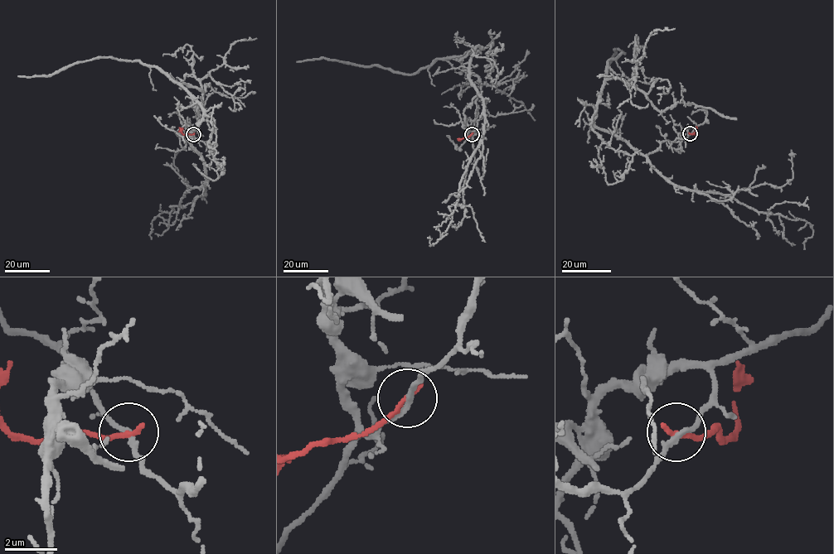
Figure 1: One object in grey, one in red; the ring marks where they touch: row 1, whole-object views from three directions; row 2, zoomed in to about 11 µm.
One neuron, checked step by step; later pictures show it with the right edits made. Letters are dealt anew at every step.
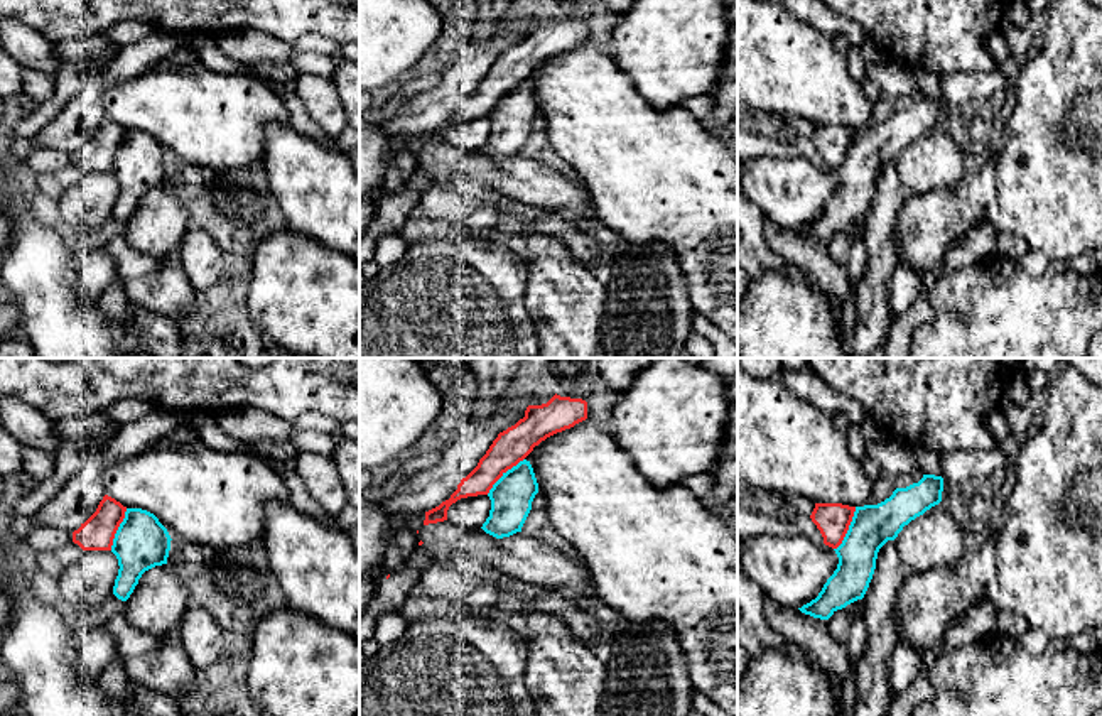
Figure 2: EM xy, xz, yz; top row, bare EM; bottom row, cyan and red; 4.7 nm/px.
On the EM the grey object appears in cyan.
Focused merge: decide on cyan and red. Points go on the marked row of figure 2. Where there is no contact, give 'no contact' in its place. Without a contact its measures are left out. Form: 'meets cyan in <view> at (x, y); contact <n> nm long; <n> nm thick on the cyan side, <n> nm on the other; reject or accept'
meets cyan in yz at (849, 529); contact 240 nm long; 200 nm thick on the cyan side, 160 nm on the other; reject

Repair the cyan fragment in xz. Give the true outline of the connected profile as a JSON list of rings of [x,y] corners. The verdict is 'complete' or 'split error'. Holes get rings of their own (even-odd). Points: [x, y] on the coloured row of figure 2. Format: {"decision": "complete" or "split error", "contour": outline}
{"decision": "complete", "contour": [[[523,459],[503,473],[489,490],[491,510],[481,529],[496,539],[521,532],[537,493],[533,468],[530,461]]]}

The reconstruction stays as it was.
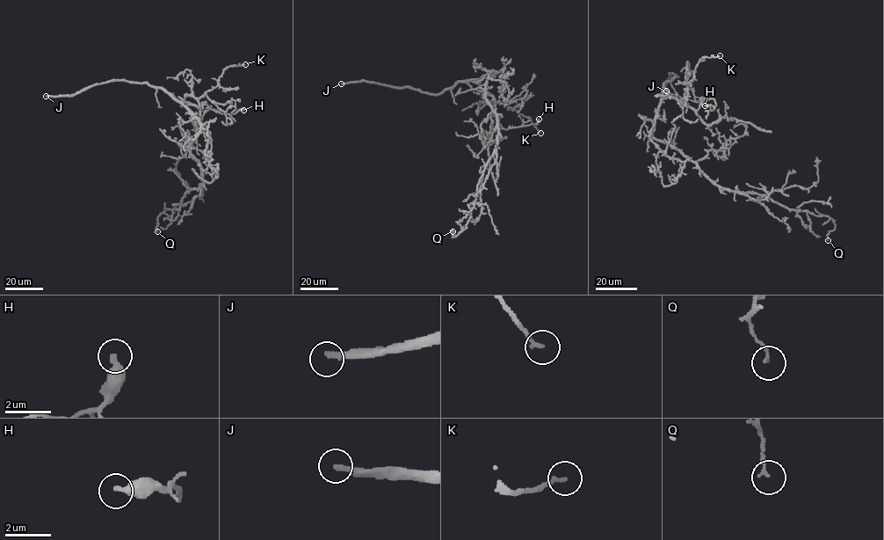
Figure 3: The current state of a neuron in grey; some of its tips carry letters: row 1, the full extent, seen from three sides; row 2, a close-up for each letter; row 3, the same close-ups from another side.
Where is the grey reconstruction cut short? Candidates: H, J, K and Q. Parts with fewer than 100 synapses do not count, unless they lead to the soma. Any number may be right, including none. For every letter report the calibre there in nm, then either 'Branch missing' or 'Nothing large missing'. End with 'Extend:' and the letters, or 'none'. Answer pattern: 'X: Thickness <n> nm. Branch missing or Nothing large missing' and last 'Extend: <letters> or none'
H: Thickness 360 nm. Nothing large missing
J: Thickness 260 nm. Branch missing
K: Thickness 160 nm. Nothing large missing
Q: Thickness 120 nm. Nothing large missing
Extend: J

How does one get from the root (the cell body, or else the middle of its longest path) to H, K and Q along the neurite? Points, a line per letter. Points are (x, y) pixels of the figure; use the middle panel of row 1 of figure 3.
H: (486, 85), (493, 71), (477, 82), (493, 98), (503, 128), (535, 124), (539, 119)
K: (486, 85), (488, 76), (493, 71), (477, 81), (480, 89), (495, 102), (506, 104), (527, 117), (540, 133)
Q: (486, 85), (486, 99), (497, 120), (496, 149), (469, 205), (467, 222), (453, 237), (452, 231)

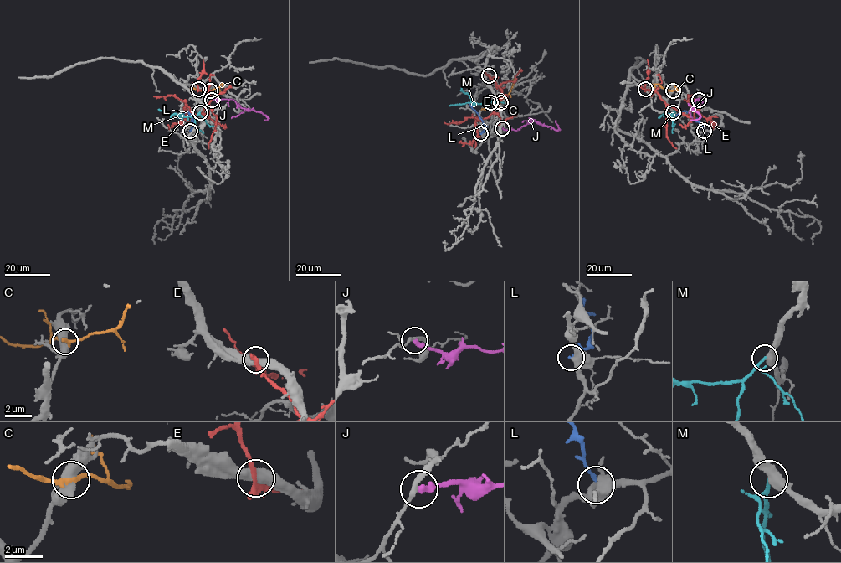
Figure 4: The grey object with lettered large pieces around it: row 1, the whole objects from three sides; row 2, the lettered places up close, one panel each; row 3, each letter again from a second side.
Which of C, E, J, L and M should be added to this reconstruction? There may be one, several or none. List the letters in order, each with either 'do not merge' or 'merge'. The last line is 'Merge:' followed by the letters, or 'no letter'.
C: do not merge
E: do not merge
J: do not merge
L: do not merge
M: merge
Merge: M

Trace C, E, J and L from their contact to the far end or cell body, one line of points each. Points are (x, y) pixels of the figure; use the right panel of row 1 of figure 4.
C: (672, 90), (648, 83)
E: (645, 88), (653, 90), (666, 104), (684, 115), (690, 111), (690, 106), (694, 108), (713, 125)
J: (699, 100), (691, 108), (700, 116), (690, 120)
L: (704, 131), (699, 122), (684, 111), (674, 117)

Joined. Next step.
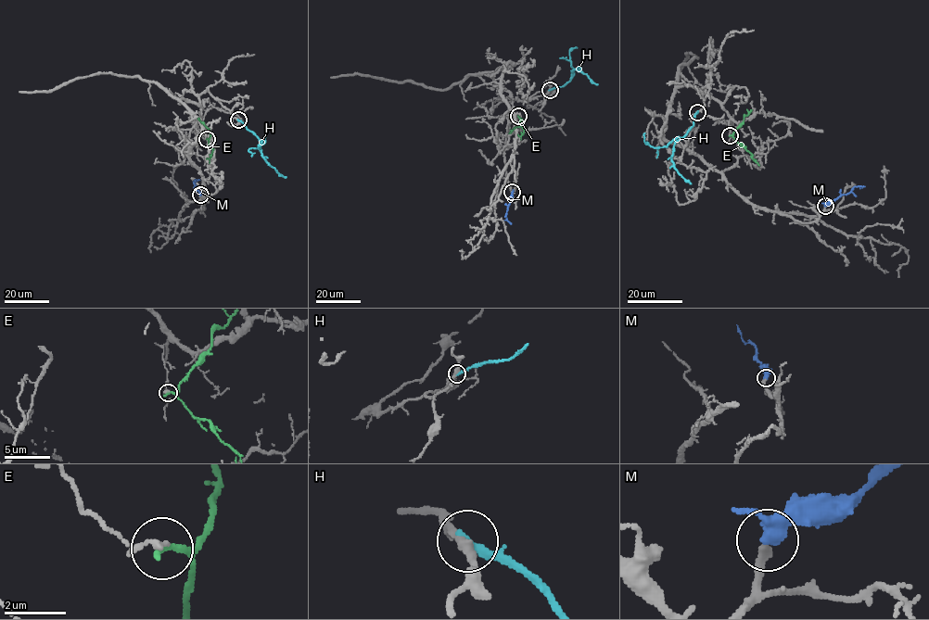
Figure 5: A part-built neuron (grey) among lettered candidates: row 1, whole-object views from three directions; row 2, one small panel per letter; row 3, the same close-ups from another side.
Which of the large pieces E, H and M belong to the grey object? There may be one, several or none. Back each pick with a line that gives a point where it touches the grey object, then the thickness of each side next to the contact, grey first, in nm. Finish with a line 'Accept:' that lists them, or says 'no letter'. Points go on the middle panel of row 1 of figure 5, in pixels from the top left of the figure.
M: Touches grey at (512, 192). Thickness 280 nm (grey) against 360 nm
Accept: M

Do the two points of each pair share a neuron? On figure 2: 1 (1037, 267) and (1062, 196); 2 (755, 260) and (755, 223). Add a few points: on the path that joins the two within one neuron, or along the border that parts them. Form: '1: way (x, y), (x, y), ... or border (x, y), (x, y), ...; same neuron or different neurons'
1: border (1030, 247), (1050, 260); different neurons
2: way (755, 252), (755, 232); same neuron

